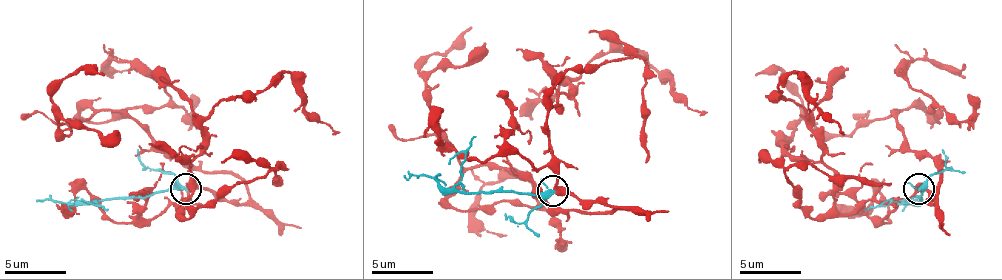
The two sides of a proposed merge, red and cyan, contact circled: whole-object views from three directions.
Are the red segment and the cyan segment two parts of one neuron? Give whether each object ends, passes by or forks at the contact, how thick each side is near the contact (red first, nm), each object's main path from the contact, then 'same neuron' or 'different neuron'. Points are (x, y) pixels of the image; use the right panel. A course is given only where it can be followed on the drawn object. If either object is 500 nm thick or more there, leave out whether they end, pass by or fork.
red passes by | cyan forks | 400/240 nm | red via (920, 187), (932, 202), (938, 165), (907, 146), (895, 109), (938, 122), (907, 66), (963, 63) | cyan via (920, 190), (917, 202), (904, 202) | different neuron

